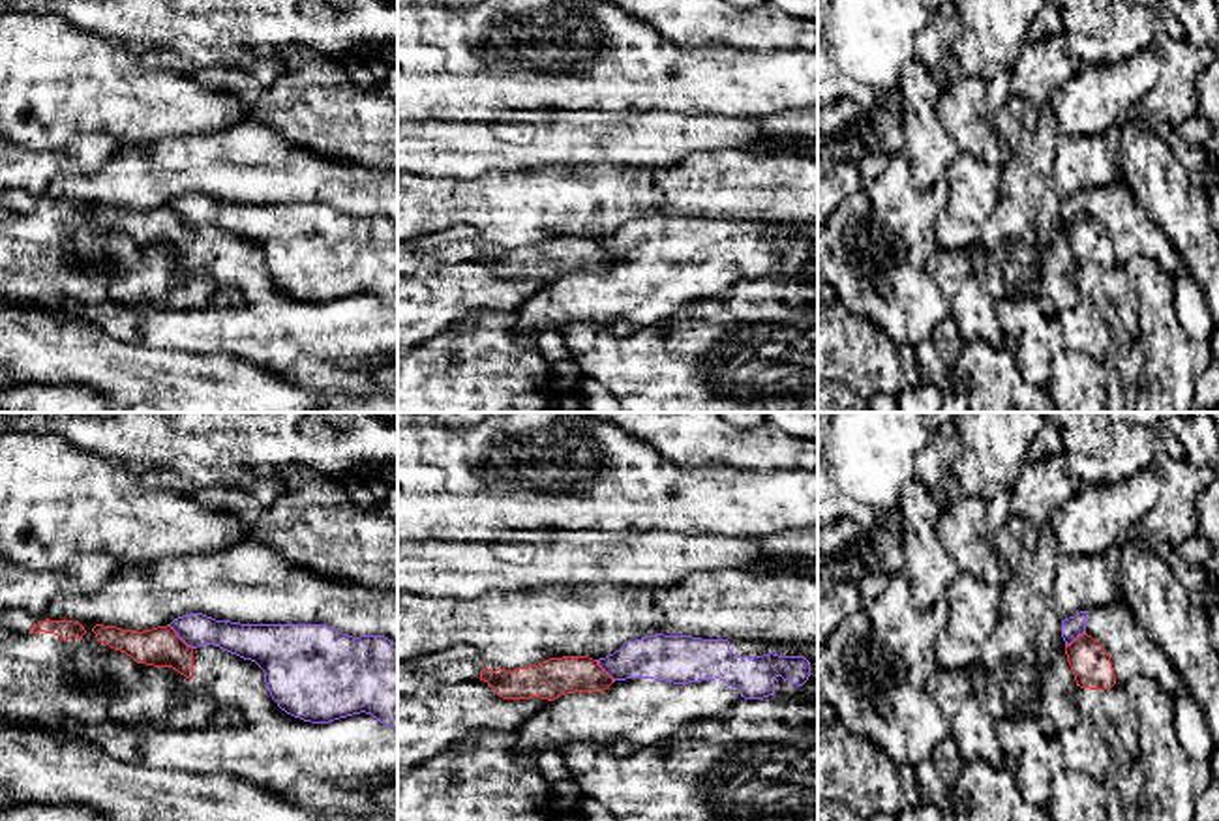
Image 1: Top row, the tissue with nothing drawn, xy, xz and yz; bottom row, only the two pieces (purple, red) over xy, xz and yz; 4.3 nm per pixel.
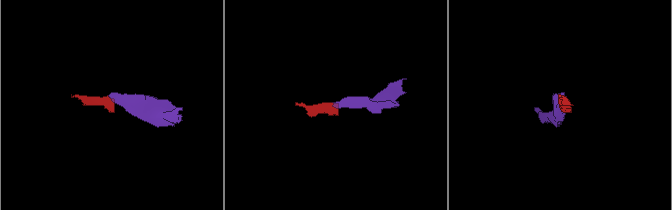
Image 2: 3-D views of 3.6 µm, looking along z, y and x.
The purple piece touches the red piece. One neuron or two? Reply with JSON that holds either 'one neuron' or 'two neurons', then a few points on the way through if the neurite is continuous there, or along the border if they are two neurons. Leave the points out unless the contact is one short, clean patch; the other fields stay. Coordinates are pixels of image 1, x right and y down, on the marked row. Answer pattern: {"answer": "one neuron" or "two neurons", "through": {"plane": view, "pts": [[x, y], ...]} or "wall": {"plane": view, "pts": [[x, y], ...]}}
{"answer": "two neurons", "wall": {"plane": "xy", "pts": [[167, 625], [192, 649]]}}

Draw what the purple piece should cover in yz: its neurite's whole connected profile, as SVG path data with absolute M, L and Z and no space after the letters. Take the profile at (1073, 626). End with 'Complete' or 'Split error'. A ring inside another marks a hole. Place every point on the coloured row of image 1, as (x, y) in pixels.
M1108 604L1061 620L1065 647L1088 634L1108 652L1116 682L1129 684L1136 677L1157 682L1174 699L1181 690L1181 677L1166 654L1146 637L1129 607Z. Split error

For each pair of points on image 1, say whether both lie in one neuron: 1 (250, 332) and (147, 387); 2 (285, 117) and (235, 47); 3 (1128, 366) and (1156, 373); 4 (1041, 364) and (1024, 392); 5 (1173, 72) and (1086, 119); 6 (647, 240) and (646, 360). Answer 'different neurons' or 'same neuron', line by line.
1: different neurons
2: different neurons
3: different neurons
4: different neurons
5: different neurons
6: different neurons

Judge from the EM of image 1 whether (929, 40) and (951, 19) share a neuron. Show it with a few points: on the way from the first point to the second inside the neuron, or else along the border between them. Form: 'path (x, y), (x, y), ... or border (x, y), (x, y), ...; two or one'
path (934, 36), (946, 25); one

